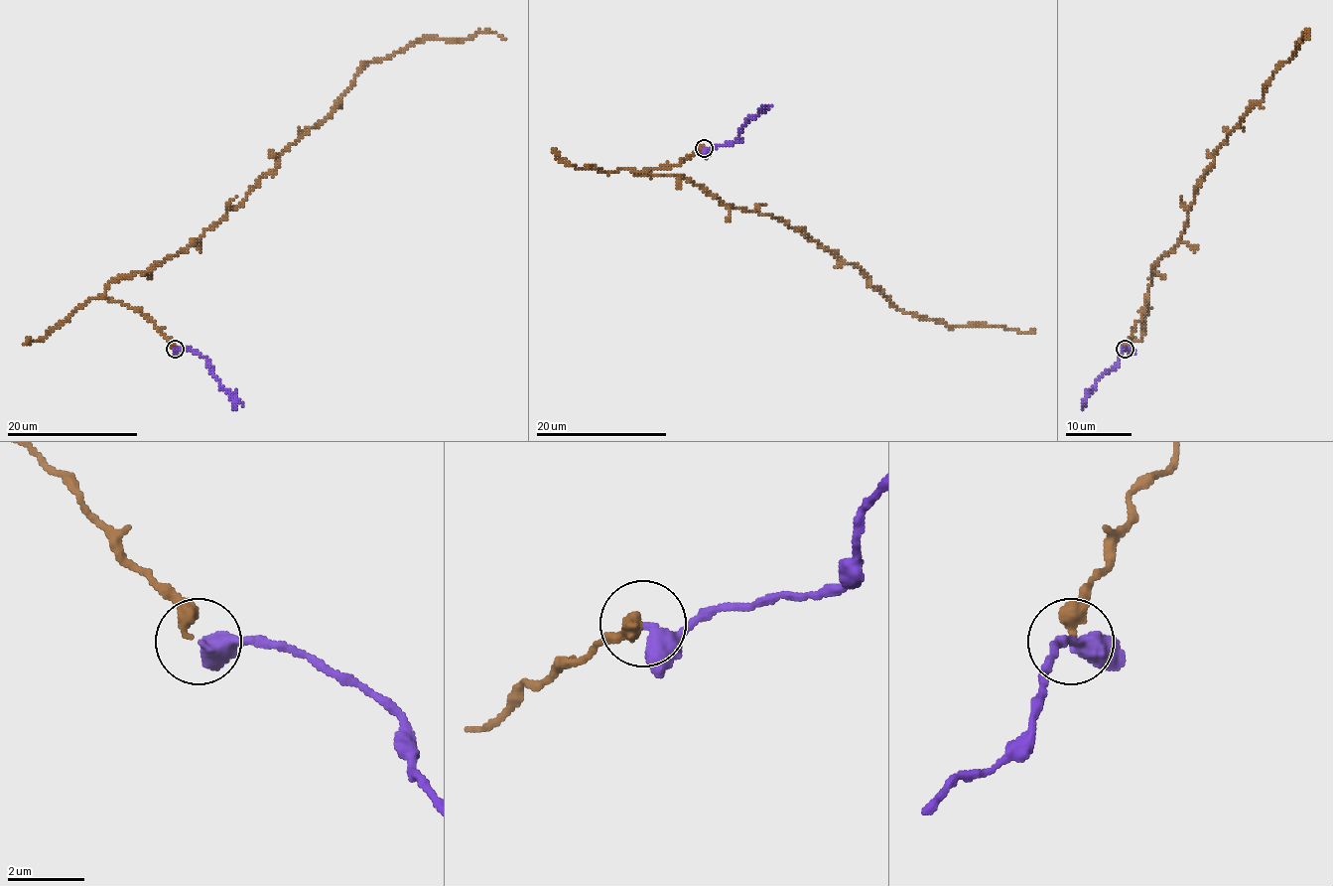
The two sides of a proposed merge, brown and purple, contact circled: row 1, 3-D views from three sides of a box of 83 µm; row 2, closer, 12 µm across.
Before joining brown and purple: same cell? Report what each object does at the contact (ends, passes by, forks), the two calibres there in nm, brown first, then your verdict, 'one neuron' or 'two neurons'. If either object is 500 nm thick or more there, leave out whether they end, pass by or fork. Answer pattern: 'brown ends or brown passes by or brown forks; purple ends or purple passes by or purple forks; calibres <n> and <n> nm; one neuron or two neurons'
brown ends; purple passes by; calibres 360 and 280 nm; one neuron

